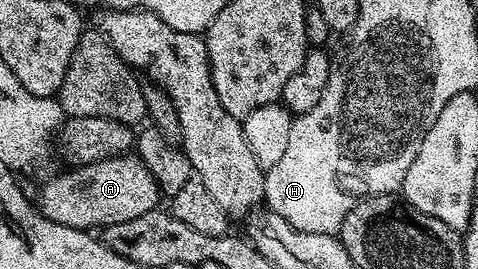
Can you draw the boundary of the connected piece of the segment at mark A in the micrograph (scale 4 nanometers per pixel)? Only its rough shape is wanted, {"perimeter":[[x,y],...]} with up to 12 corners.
{"perimeter":[[136,155],[50,177],[36,208],[98,231],[159,208]]}

